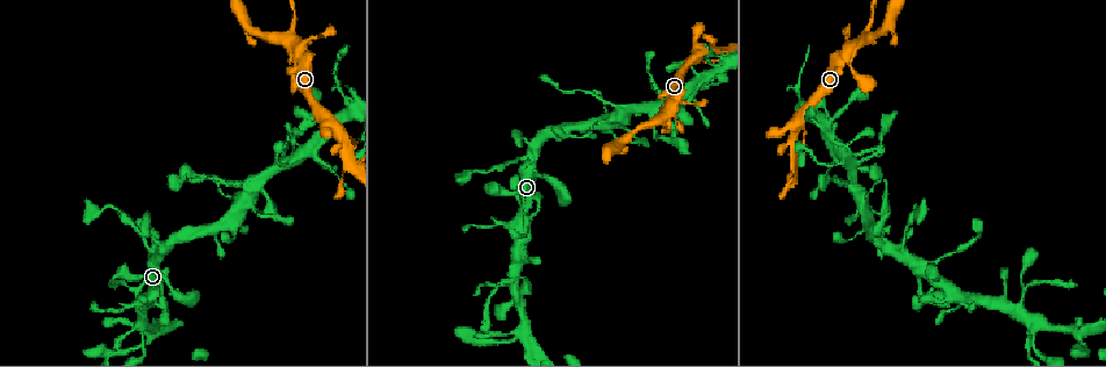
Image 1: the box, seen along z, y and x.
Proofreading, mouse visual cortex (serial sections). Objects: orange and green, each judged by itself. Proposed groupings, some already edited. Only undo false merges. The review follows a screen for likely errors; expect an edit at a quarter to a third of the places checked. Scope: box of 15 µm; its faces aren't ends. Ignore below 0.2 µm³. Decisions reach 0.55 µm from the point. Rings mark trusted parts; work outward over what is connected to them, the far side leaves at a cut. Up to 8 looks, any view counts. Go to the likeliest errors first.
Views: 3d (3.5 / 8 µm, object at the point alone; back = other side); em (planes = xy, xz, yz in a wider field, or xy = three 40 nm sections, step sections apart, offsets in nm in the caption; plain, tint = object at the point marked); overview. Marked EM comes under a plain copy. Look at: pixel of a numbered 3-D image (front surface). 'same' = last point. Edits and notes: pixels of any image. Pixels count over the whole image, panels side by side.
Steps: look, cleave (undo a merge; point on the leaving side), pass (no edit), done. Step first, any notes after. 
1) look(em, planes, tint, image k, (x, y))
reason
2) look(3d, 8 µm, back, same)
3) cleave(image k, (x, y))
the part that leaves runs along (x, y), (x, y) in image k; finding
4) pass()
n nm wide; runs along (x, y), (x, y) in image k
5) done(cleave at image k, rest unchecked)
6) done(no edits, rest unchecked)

look(3d, 8 µm, image 1, (139, 327))
small branch off a trunk

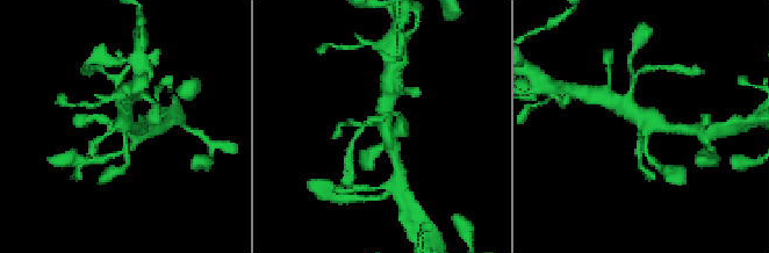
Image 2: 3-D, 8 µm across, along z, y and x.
look(3d, 3.5 µm, image 2, (641, 123))
closer look

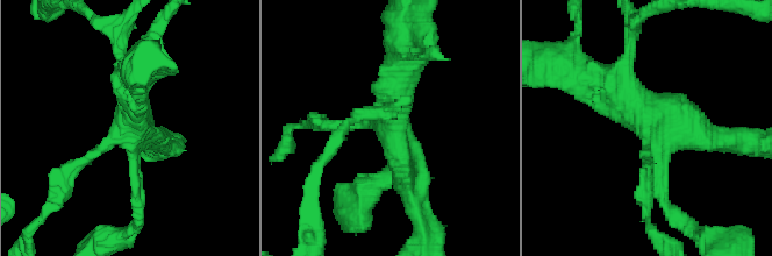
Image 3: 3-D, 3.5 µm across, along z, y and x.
look(em, planes, tint, image 3, (648, 132))
4 arms; arms of 150, 150, 400, 450 nm; need the tissue

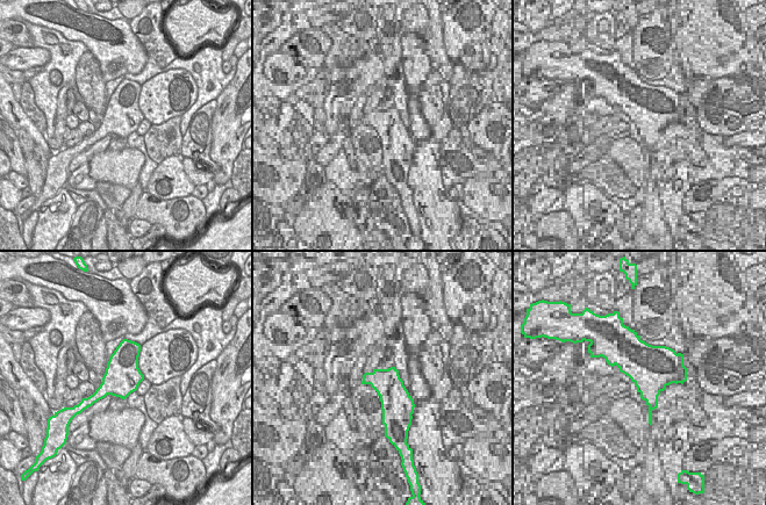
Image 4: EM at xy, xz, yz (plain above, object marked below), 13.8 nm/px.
pass()
500 nm wide; runs along (136, 80), (126, 127), (62, 184) in image 3; all the same cell

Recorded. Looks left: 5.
look(3d, 3.5 µm, back, image 1, (794, 157))
three-way junction

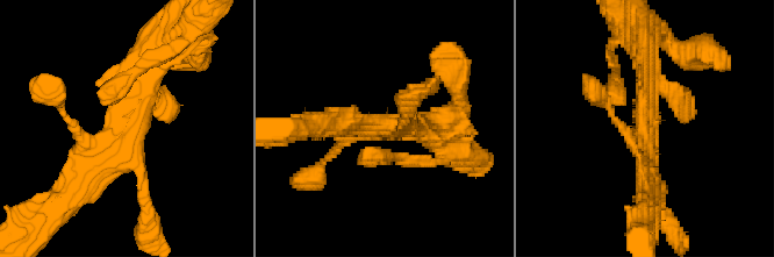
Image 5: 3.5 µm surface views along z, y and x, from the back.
look(em, xy, step 3, tint, image 5, (643, 126))

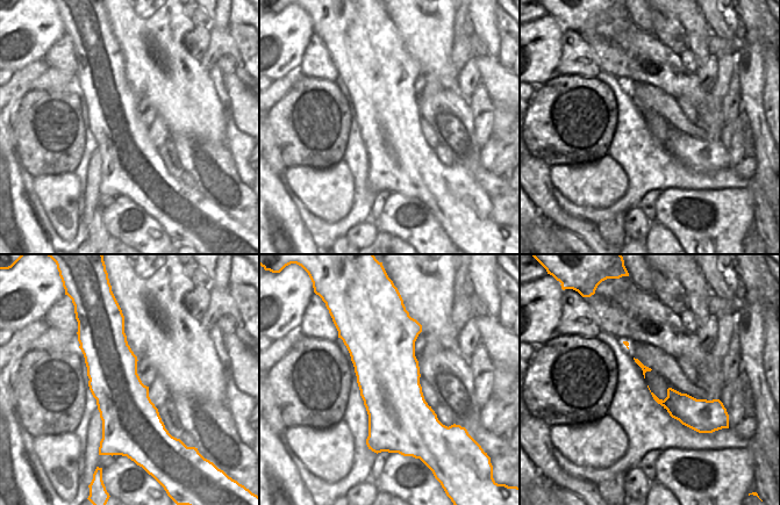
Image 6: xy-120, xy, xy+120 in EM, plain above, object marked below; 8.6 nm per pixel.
look(em, xy, step 1, tint, same)
another direction

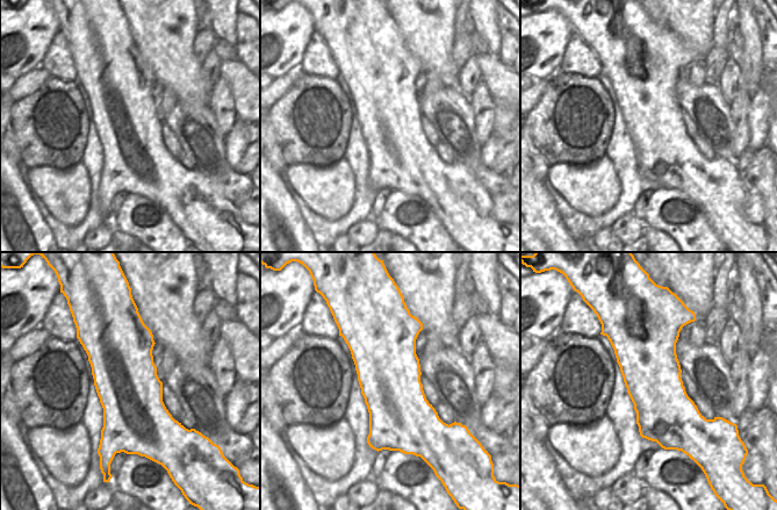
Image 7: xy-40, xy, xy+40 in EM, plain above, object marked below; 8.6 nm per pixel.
pass()
runs along (155, 57), (137, 118), (84, 190) in image 5; one cell here

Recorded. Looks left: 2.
look(3d, 3.5 µm, image 1, (534, 161))
thin arm on a thick one

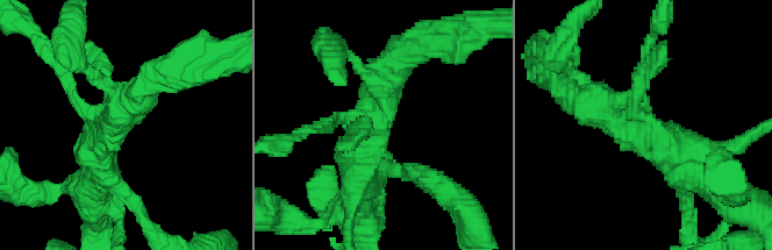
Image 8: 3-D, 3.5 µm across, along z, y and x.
look(em, xy, step 1, tint, image 8, (109, 130))

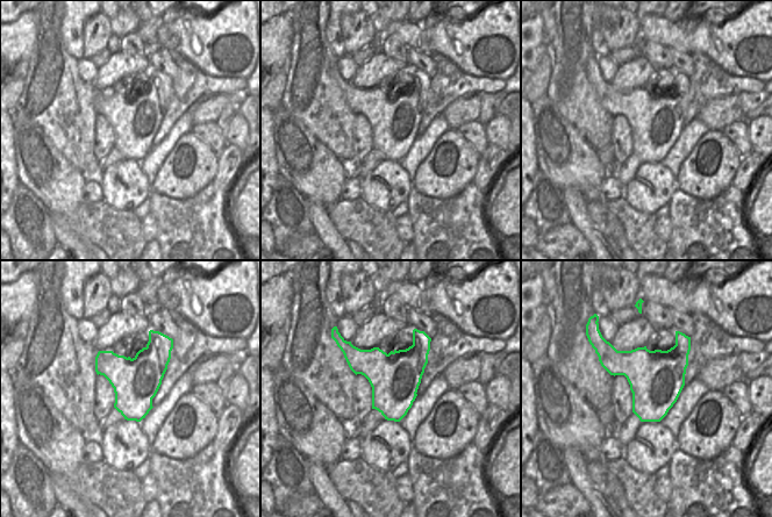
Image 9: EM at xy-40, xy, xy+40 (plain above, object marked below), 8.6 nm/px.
pass()
440 nm wide; runs along (705, 171), (680, 145), (585, 100) in image 8; continuous, no second cell

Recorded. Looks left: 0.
done(no edits, rest unchecked)

